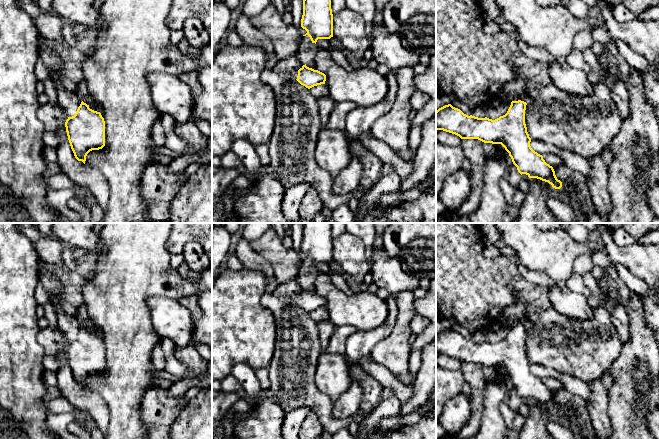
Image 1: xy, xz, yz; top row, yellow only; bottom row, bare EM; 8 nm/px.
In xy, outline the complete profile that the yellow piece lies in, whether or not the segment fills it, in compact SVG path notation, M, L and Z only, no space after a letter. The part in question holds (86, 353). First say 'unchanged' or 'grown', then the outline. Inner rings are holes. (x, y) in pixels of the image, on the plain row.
grown; M54 306L58 327L66 336L66 356L75 382L85 388L87 378L105 370L105 345L100 336L89 332L75 315Z

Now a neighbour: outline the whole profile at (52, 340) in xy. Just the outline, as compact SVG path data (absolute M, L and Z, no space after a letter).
M50 327L40 330L37 341L44 348L45 355L52 357L56 357L57 353L68 343L60 329Z

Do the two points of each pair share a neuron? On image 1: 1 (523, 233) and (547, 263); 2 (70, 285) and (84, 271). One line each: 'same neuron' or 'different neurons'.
1: same neuron
2: same neuron

